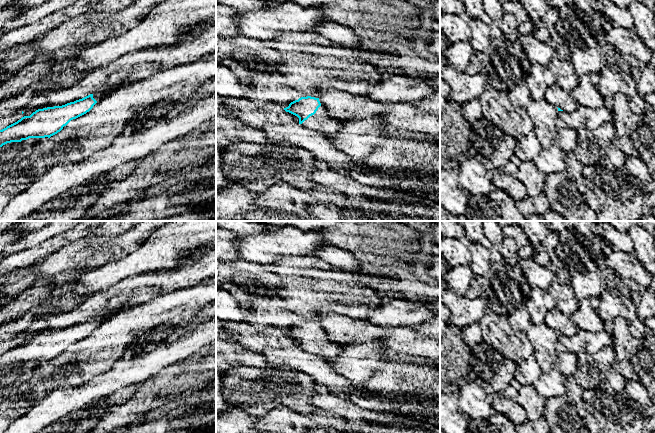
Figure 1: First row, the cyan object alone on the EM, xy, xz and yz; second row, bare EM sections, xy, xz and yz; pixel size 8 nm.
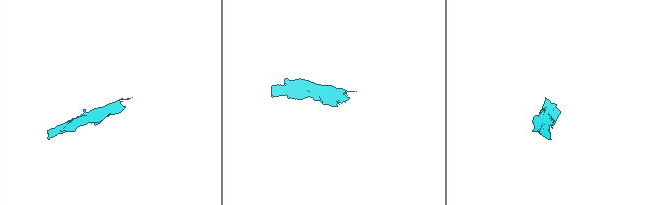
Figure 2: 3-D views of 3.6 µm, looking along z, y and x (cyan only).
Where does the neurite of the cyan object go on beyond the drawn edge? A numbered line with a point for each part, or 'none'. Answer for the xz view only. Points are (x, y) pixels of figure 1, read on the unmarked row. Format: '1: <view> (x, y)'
1: xz (321, 345)

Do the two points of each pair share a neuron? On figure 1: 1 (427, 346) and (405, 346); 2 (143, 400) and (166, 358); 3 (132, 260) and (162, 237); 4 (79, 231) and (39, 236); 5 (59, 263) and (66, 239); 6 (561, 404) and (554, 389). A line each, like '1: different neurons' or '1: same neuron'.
1: same neuron
2: different neurons
3: same neuron
4: different neurons
5: different neurons
6: different neurons

